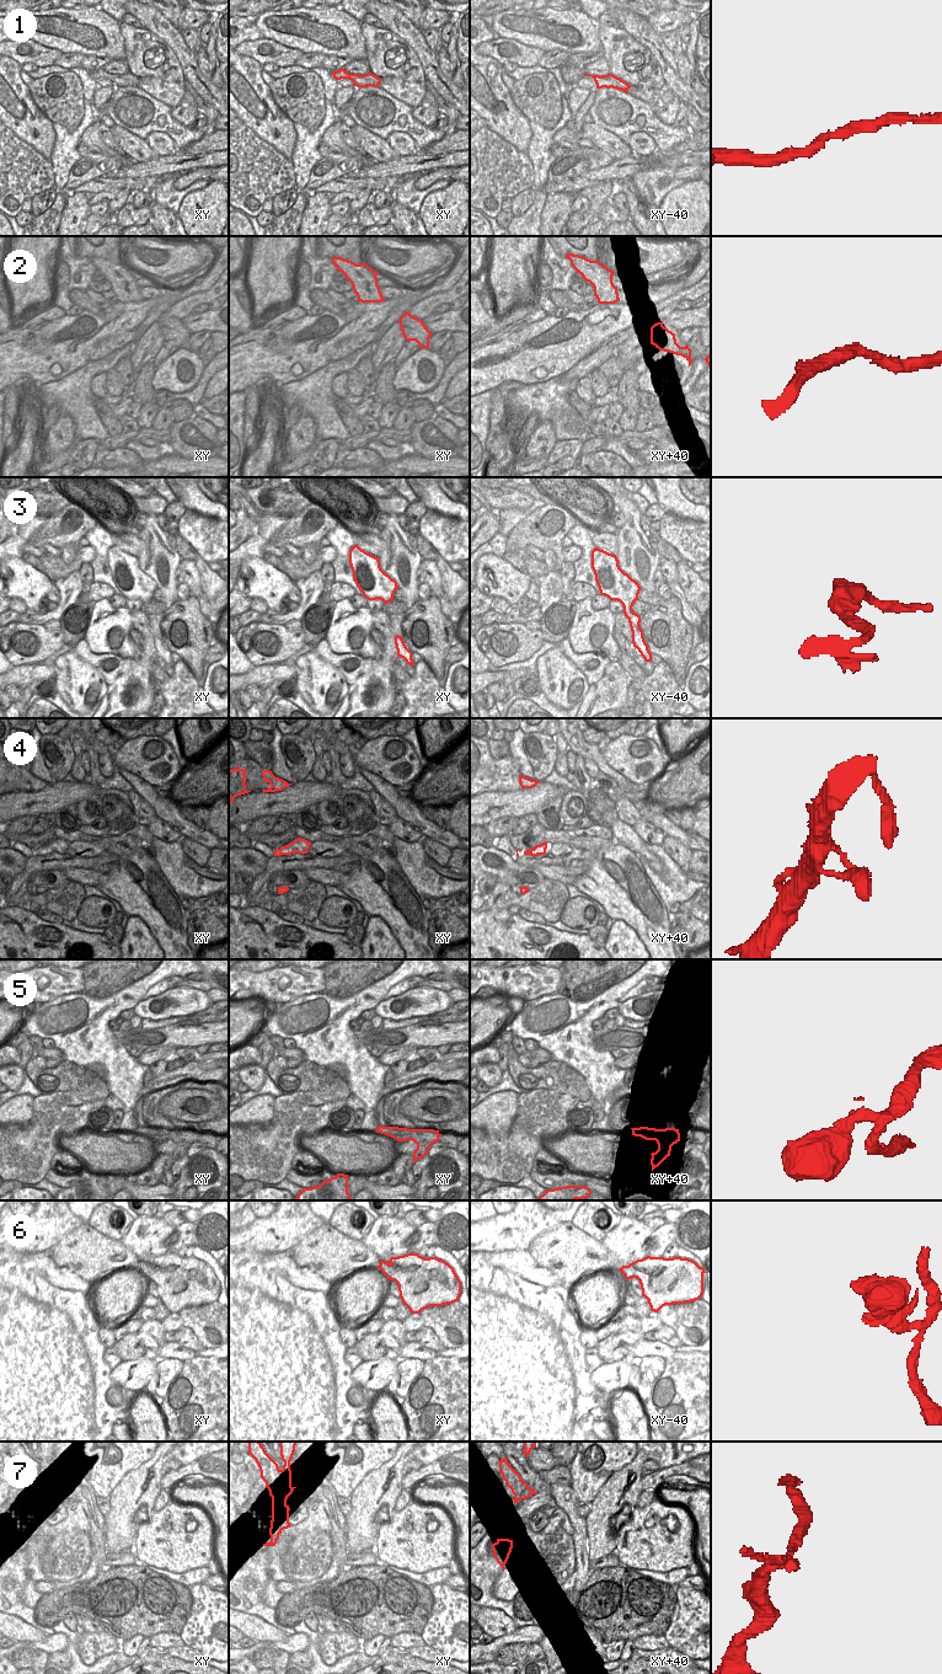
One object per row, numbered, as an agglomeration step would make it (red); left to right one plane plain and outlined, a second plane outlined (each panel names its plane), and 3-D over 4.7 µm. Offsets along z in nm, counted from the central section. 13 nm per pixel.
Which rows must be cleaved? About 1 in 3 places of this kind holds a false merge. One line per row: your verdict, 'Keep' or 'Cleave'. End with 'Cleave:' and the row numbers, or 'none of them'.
1: Keep
2: Keep
3: Keep
4: Keep
5: Cleave
6: Cleave
7: Cleave
Cleave: 5, 6, 7.

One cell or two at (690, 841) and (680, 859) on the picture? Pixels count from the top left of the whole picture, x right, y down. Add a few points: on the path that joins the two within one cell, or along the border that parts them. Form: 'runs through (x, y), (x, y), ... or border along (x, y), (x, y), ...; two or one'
border along (667, 835), (678, 839), (692, 850); two

